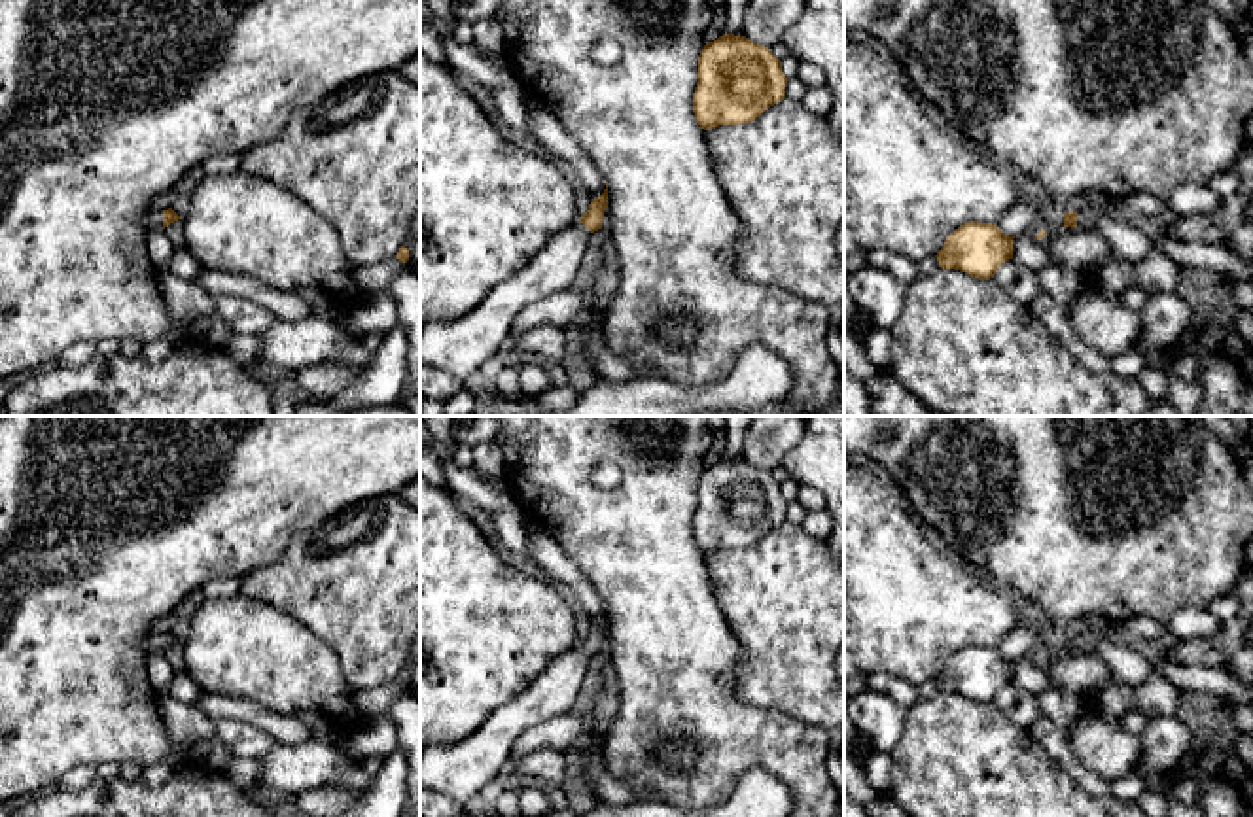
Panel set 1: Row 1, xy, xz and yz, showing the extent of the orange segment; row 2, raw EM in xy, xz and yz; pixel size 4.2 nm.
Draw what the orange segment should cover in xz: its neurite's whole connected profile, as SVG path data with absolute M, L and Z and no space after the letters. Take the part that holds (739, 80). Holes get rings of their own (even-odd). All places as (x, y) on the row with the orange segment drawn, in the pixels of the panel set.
M723 34L700 53L695 119L704 130L750 123L785 98L785 83L772 49L746 36Z

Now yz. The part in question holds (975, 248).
M967 221L952 231L935 257L941 269L990 280L1001 263L1013 259L1013 238L996 223Z

